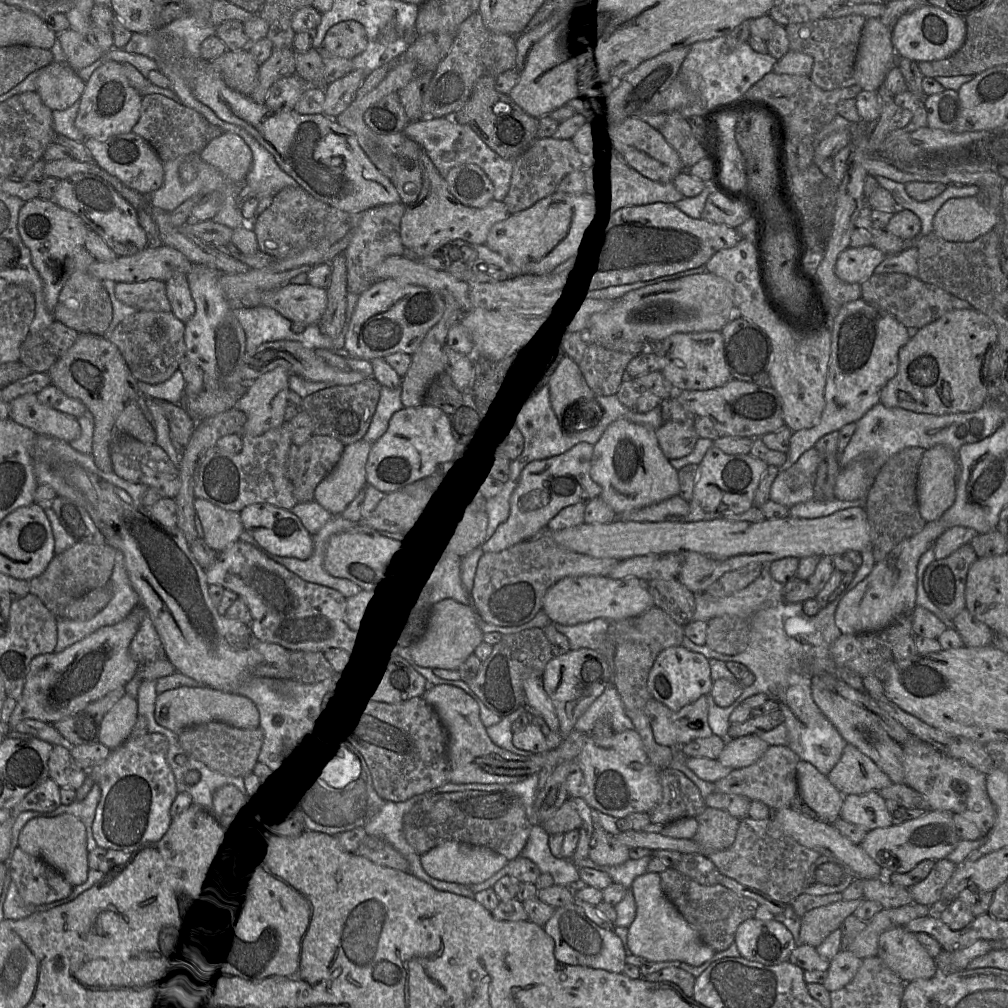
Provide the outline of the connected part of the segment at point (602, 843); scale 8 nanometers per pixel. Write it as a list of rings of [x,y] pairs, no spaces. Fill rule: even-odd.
[[[593,822],[593,835],[588,857],[598,865],[615,866],[626,862],[629,847],[621,844],[606,832],[599,822]]]

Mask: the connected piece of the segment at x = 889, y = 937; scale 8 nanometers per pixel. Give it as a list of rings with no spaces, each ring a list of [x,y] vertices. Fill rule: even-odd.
[[[903,926],[883,932],[878,941],[877,956],[905,983],[929,979],[938,973],[936,961]]]

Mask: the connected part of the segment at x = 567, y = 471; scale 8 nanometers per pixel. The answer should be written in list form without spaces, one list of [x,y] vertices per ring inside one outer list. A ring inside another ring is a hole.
[[[580,442],[561,455],[526,465],[510,498],[509,517],[481,546],[483,553],[500,552],[519,542],[530,540],[545,530],[562,509],[600,497],[602,488],[590,477],[593,455],[594,446]]]

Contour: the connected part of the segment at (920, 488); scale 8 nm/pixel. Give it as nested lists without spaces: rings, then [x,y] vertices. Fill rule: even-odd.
[[[936,445],[923,452],[916,494],[920,515],[926,522],[939,518],[954,503],[959,470],[957,453],[948,447]]]

